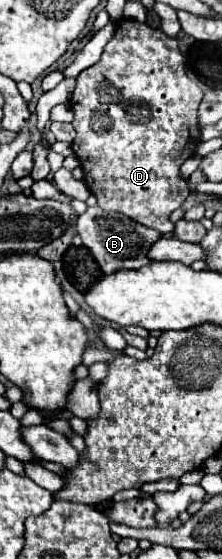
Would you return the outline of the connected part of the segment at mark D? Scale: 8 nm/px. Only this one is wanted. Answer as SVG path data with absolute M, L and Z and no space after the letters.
M132 18L120 20L112 40L104 46L102 58L76 76L76 86L70 98L70 108L74 112L72 126L76 130L72 150L82 162L84 182L98 198L102 210L120 212L160 234L170 234L174 230L170 214L180 208L190 194L186 180L180 176L180 166L200 144L200 100L202 90L186 76L178 42L166 36L160 28L152 30L152 26Z

